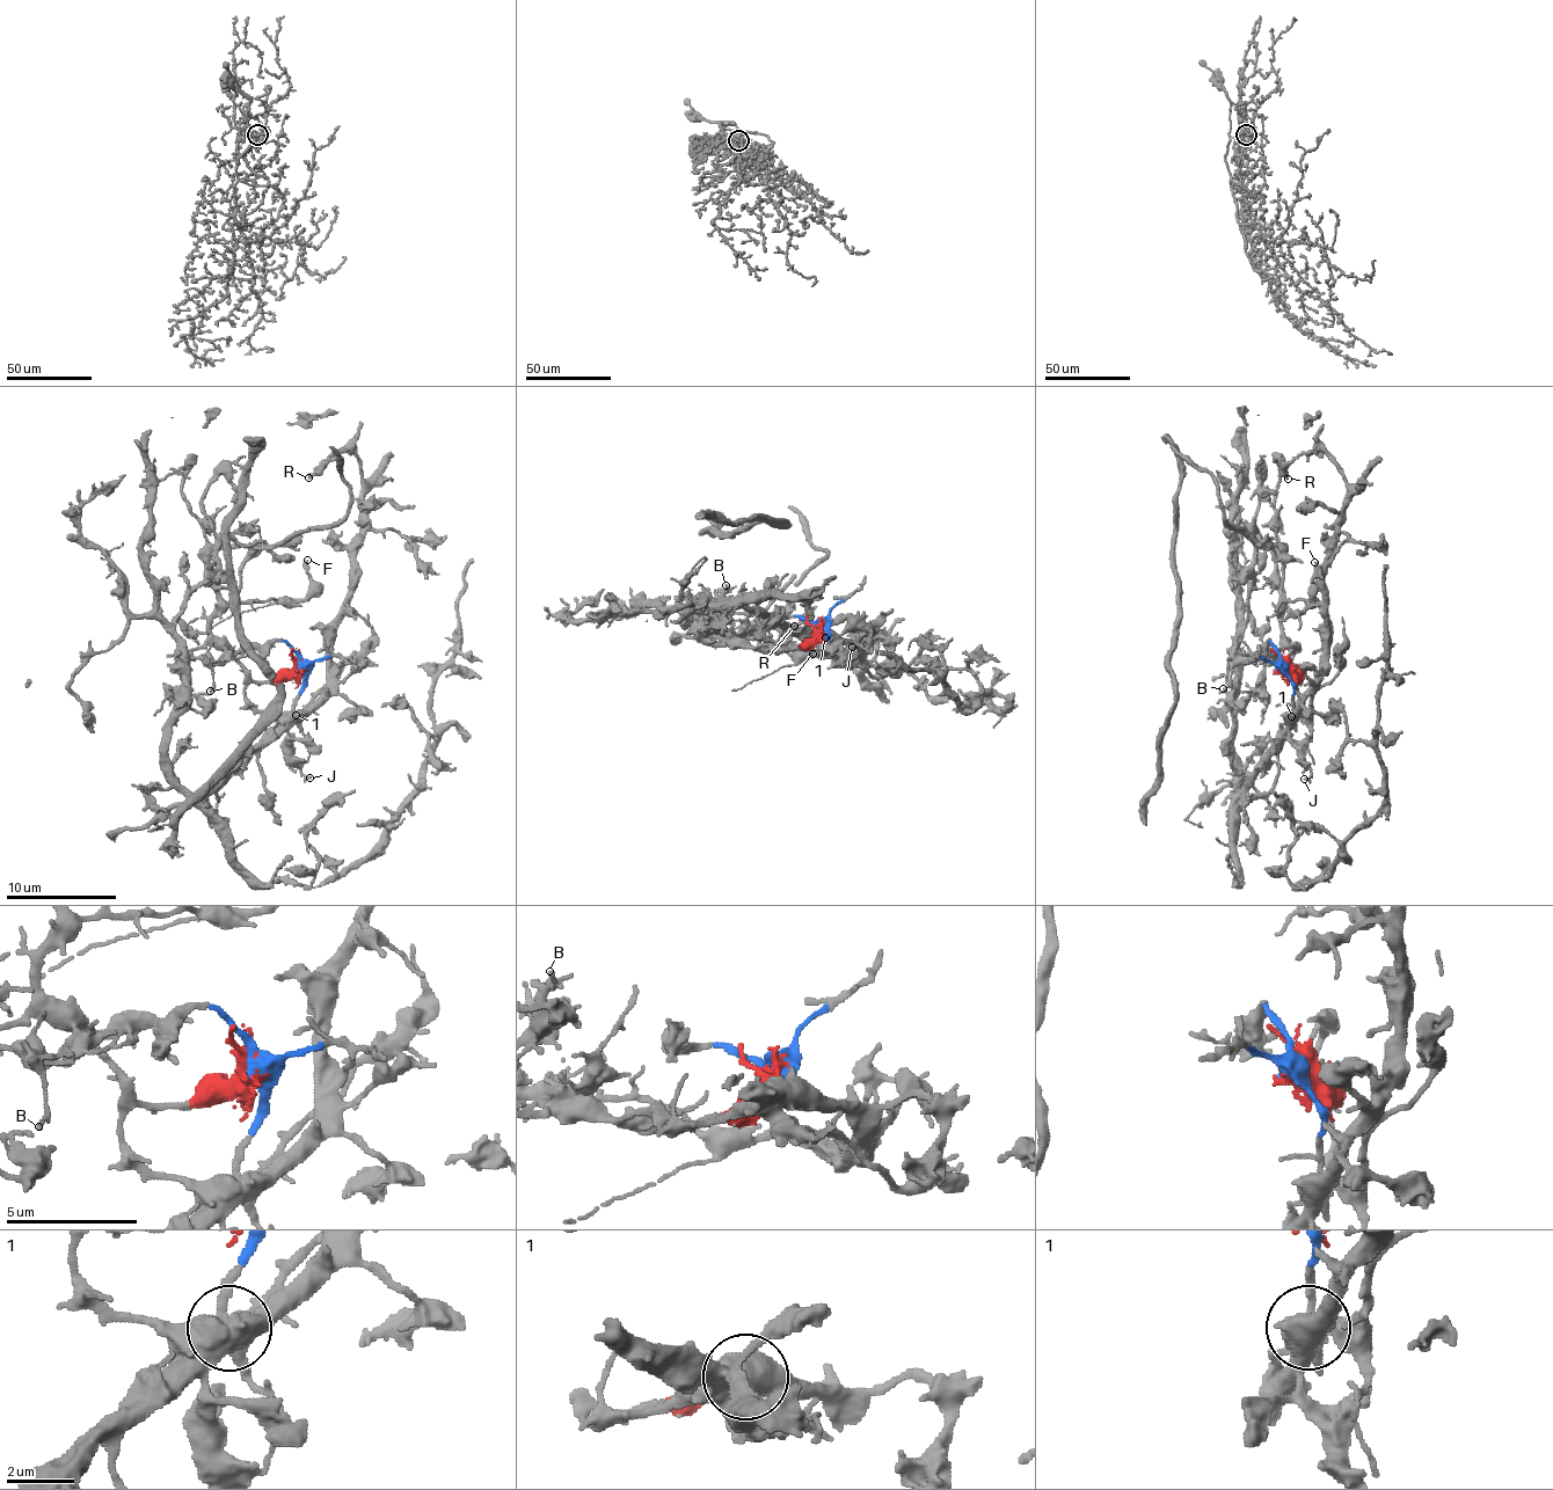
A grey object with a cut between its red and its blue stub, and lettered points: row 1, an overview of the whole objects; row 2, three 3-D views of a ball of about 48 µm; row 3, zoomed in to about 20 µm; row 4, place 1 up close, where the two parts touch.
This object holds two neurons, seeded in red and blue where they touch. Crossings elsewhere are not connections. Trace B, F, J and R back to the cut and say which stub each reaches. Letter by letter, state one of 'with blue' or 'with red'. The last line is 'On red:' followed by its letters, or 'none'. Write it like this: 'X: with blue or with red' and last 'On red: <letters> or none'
B: with red
F: with red
J: with blue
R: with blue
On red: B, F

